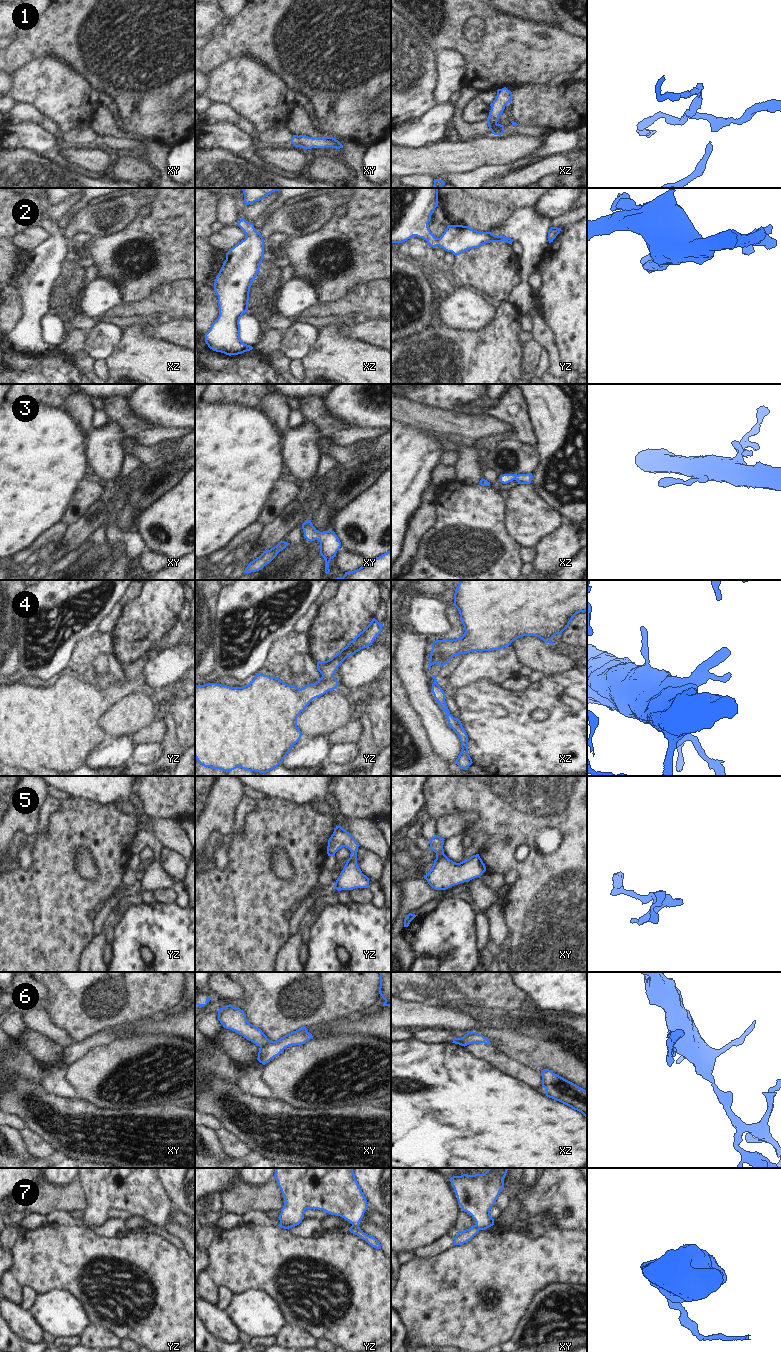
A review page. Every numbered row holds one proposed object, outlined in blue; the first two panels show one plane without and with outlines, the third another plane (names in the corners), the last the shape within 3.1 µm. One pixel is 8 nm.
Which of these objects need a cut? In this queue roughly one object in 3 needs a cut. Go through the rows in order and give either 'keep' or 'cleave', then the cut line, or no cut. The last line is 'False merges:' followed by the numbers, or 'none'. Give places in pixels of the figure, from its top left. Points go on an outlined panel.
1: cleave; cut in xy along (298, 136), (301, 146)
2: keep; no cut
3: keep; no cut
4: keep; no cut
5: keep; no cut
6: cleave; cut in xy along (269, 1040), (260, 1047)
7: cleave; cut in yz along (352, 1224), (358, 1226)
False merges: 1, 6, 7

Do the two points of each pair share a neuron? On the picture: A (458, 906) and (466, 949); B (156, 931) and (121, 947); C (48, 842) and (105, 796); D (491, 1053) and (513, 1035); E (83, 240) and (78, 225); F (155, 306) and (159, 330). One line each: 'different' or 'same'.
A: same
B: same
C: different
D: different
E: different
F: different

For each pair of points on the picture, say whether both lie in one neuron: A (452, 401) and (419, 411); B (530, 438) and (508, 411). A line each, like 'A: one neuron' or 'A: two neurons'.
A: two neurons
B: one neuron

